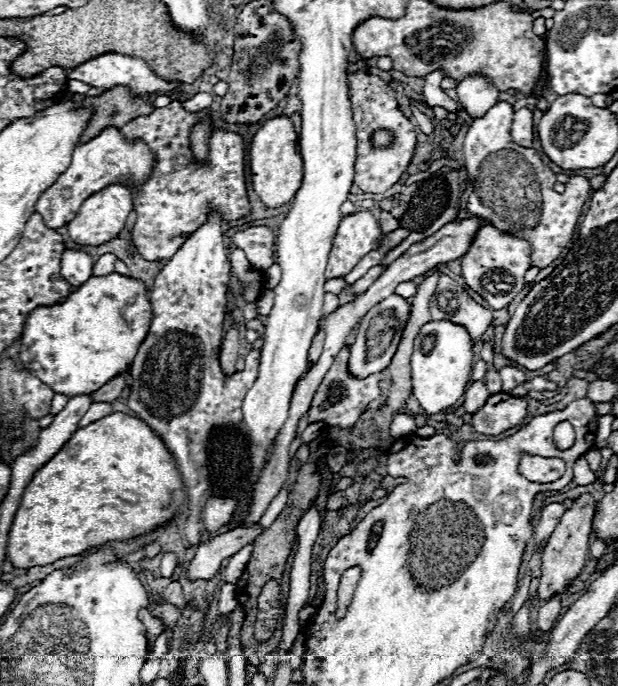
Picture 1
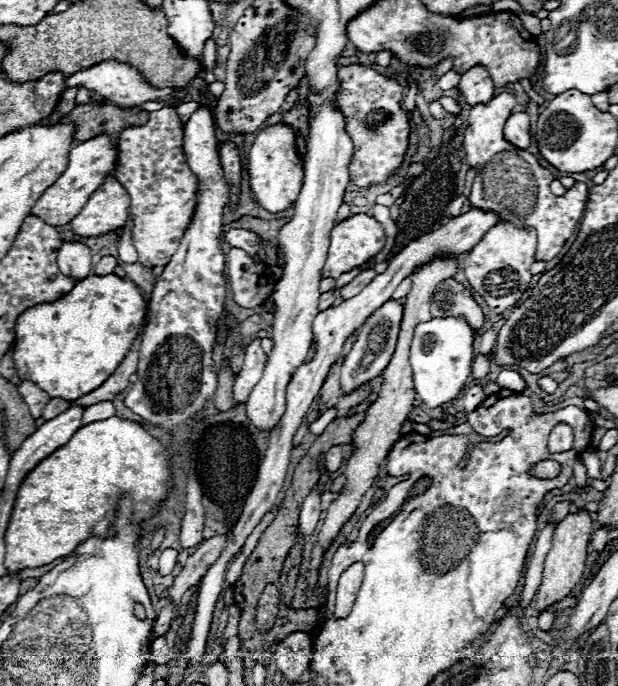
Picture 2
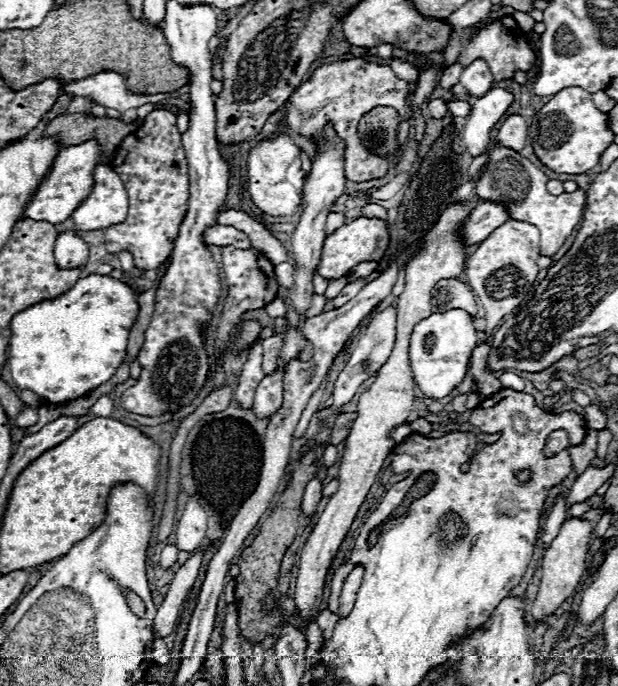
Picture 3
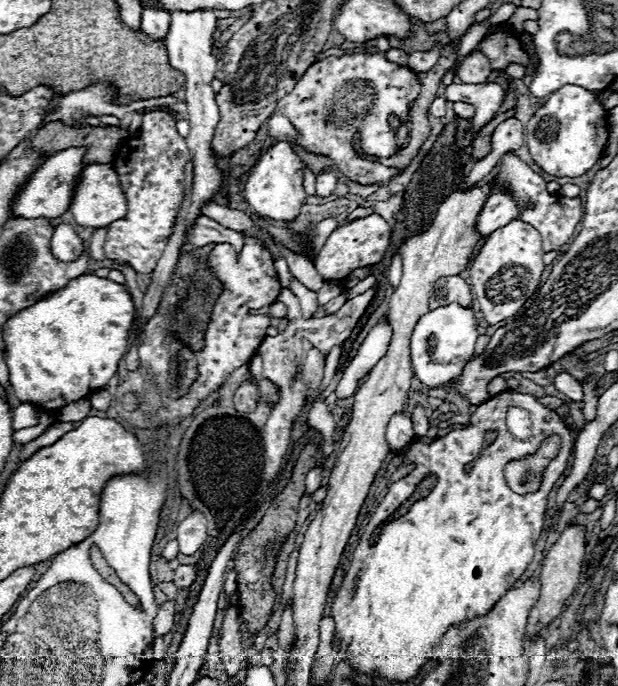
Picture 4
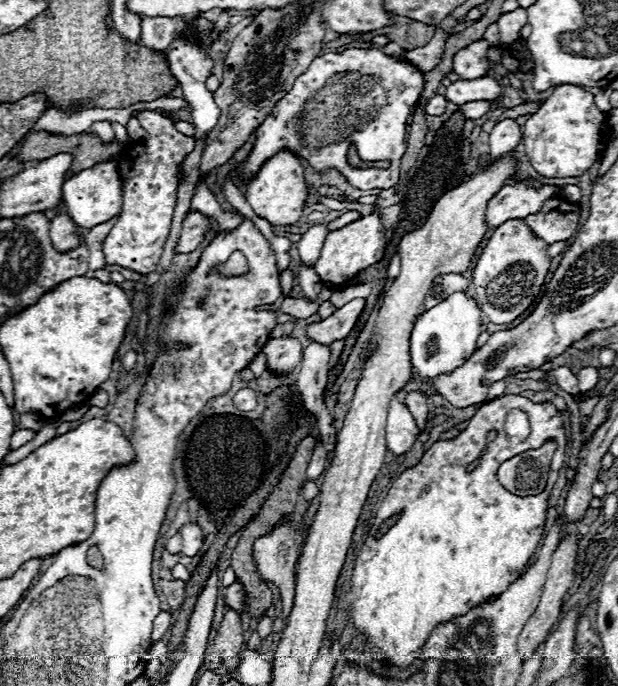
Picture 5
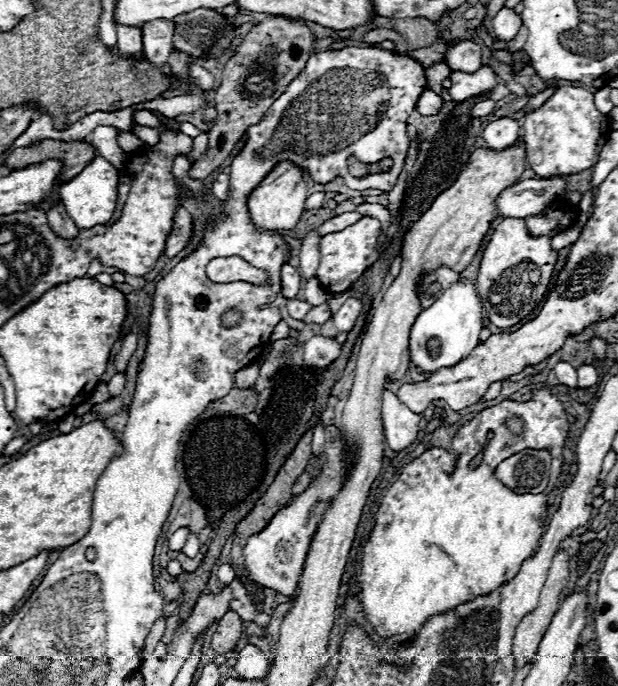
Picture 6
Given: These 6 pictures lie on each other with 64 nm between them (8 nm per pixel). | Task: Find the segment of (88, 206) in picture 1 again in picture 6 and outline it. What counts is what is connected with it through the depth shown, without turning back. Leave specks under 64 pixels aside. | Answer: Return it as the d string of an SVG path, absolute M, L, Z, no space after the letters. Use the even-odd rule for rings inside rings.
M96 156L96 160L92 160L92 164L84 168L84 172L64 182L58 188L58 194L68 216L78 228L94 228L98 224L106 224L118 206L118 170L102 156Z

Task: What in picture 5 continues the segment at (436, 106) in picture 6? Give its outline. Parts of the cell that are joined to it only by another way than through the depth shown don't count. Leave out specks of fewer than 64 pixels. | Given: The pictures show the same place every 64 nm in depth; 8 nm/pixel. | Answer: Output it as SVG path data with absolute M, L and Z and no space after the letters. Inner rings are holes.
M436 94L436 96L430 98L430 102L428 102L428 106L426 106L426 114L430 114L430 116L440 116L440 114L444 114L446 104L448 104L448 100L446 100L444 96Z

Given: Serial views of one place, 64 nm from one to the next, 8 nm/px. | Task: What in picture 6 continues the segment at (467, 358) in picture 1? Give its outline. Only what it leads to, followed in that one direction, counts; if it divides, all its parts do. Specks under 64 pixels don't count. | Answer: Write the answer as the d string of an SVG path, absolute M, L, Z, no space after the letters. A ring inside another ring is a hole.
M460 280L416 318L410 330L410 360L422 372L436 372L440 368L456 366L462 358L468 358L470 352L480 344L478 336L482 328L484 318L480 296L472 282Z

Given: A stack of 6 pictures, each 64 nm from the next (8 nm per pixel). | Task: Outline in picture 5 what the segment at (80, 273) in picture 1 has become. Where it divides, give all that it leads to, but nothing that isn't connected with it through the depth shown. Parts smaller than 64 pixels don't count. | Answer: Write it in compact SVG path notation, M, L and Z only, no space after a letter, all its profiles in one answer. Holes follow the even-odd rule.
M58 214L50 222L50 238L52 238L52 246L58 252L68 252L68 250L80 246L80 240L82 240L76 234L76 224L66 214Z

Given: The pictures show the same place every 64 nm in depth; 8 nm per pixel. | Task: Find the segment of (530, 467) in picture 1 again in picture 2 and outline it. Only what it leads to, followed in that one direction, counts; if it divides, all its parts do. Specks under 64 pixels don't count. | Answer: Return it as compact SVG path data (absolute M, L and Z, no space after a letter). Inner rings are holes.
M542 460L542 462L538 462L536 466L532 466L530 470L528 470L528 474L530 476L536 476L536 478L556 478L558 474L560 474L560 464L558 462L554 462L554 460Z

